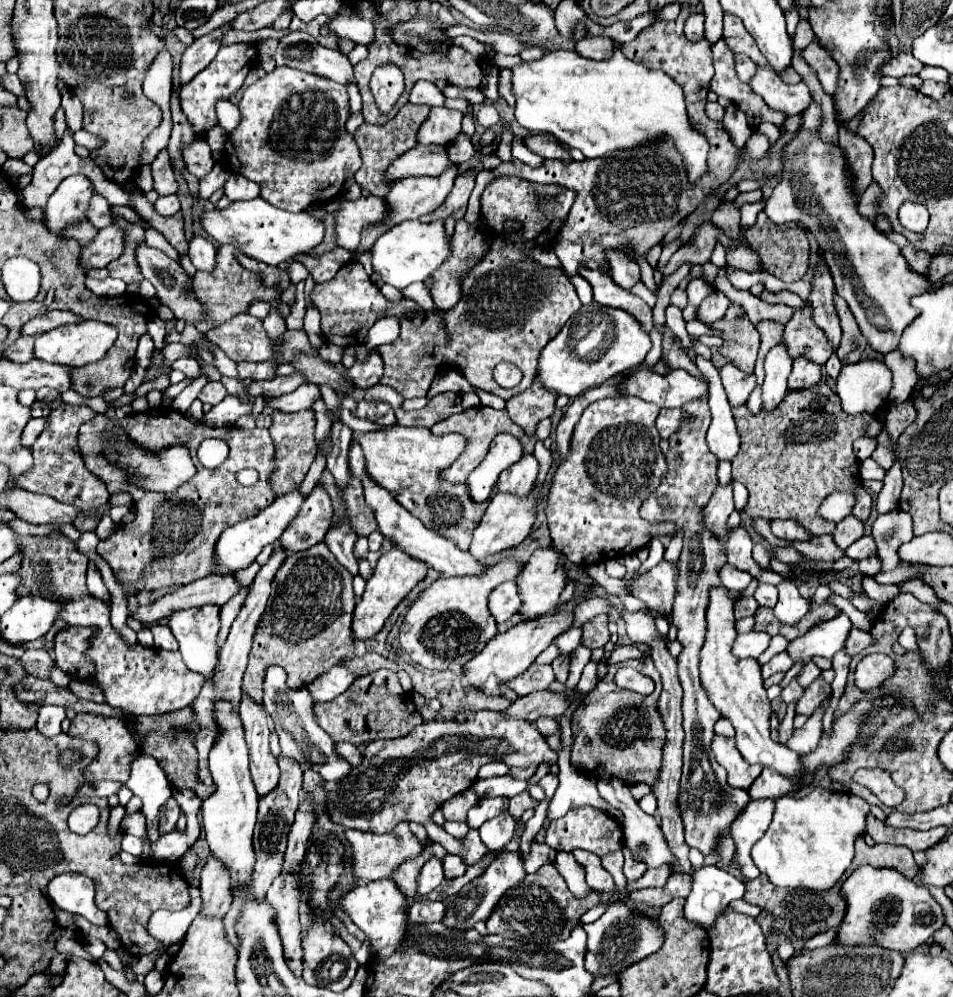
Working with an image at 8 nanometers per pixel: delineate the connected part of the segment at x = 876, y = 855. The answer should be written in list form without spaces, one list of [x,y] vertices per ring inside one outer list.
[[[857,837],[855,841],[855,859],[849,867],[849,871],[857,869],[859,865],[875,865],[875,867],[881,867],[881,865],[887,865],[887,867],[895,867],[897,871],[901,871],[905,877],[915,877],[919,873],[919,867],[917,863],[913,861],[913,851],[909,847],[899,847],[899,845],[873,845],[869,847],[861,837]]]

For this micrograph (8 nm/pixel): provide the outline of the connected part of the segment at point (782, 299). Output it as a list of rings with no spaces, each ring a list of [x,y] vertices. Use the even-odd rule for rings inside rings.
[[[765,289],[760,298],[771,304],[783,303],[789,305],[794,310],[802,309],[805,304],[805,301],[803,301],[797,294],[788,290],[773,294]]]

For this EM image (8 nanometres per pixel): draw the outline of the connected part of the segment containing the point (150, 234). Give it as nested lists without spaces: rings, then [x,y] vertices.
[[[147,229],[147,231],[145,231],[145,243],[147,243],[149,247],[157,247],[157,249],[165,251],[169,257],[173,257],[175,261],[179,261],[179,253],[167,243],[167,239],[165,239],[159,231],[155,231],[155,229]]]

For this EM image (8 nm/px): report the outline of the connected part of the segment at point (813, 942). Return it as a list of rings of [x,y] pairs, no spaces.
[[[833,928],[827,931],[823,931],[823,933],[818,933],[806,941],[805,948],[812,950],[830,944],[837,935],[837,929],[838,928]]]

